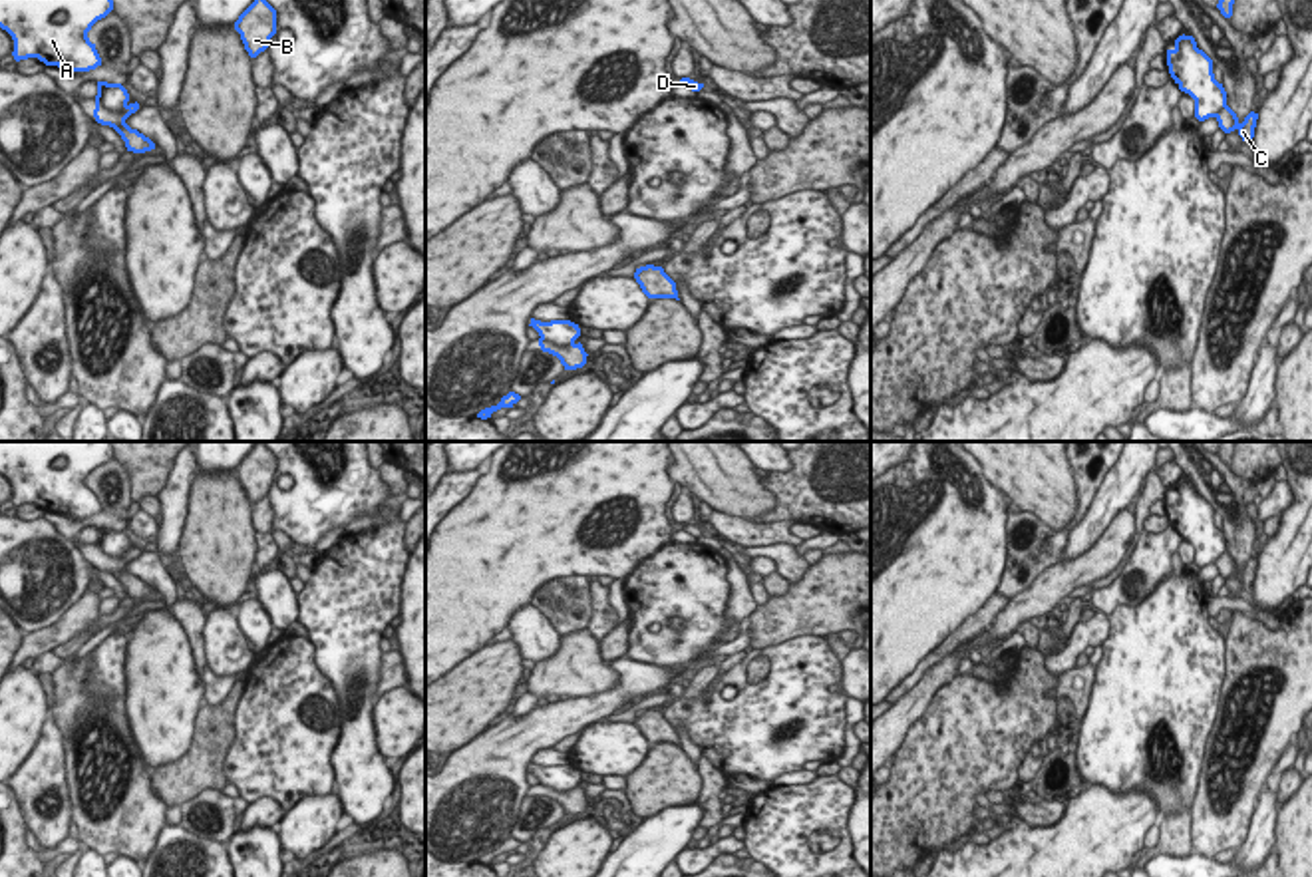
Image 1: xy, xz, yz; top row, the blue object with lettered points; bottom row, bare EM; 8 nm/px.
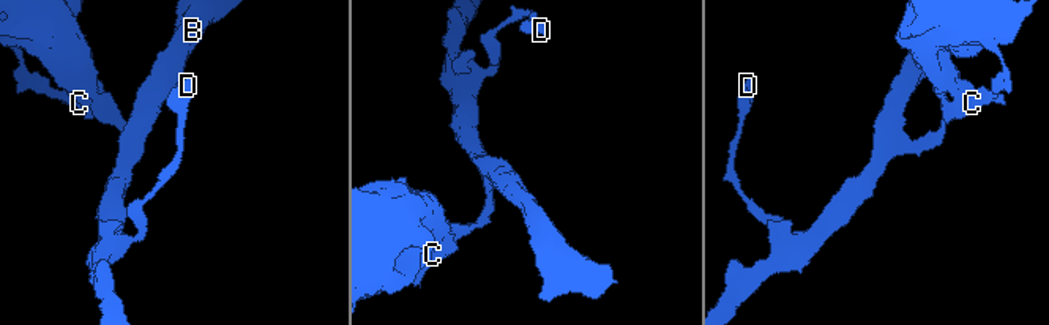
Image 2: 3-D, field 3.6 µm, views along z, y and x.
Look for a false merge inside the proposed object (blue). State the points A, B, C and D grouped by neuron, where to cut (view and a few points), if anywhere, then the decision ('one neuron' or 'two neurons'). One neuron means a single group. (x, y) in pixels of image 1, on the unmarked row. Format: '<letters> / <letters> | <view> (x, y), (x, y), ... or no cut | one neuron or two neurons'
A / B C D | xy (96, 543), (108, 553), (126, 555) | two neurons

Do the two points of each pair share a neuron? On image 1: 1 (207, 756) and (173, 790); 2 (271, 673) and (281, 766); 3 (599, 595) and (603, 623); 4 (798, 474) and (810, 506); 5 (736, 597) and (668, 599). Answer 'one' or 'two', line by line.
1: one
2: one
3: one
4: one
5: two

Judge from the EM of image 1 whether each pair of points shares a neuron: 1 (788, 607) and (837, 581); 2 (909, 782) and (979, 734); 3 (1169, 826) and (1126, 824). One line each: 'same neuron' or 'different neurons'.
1: same neuron
2: same neuron
3: different neurons

